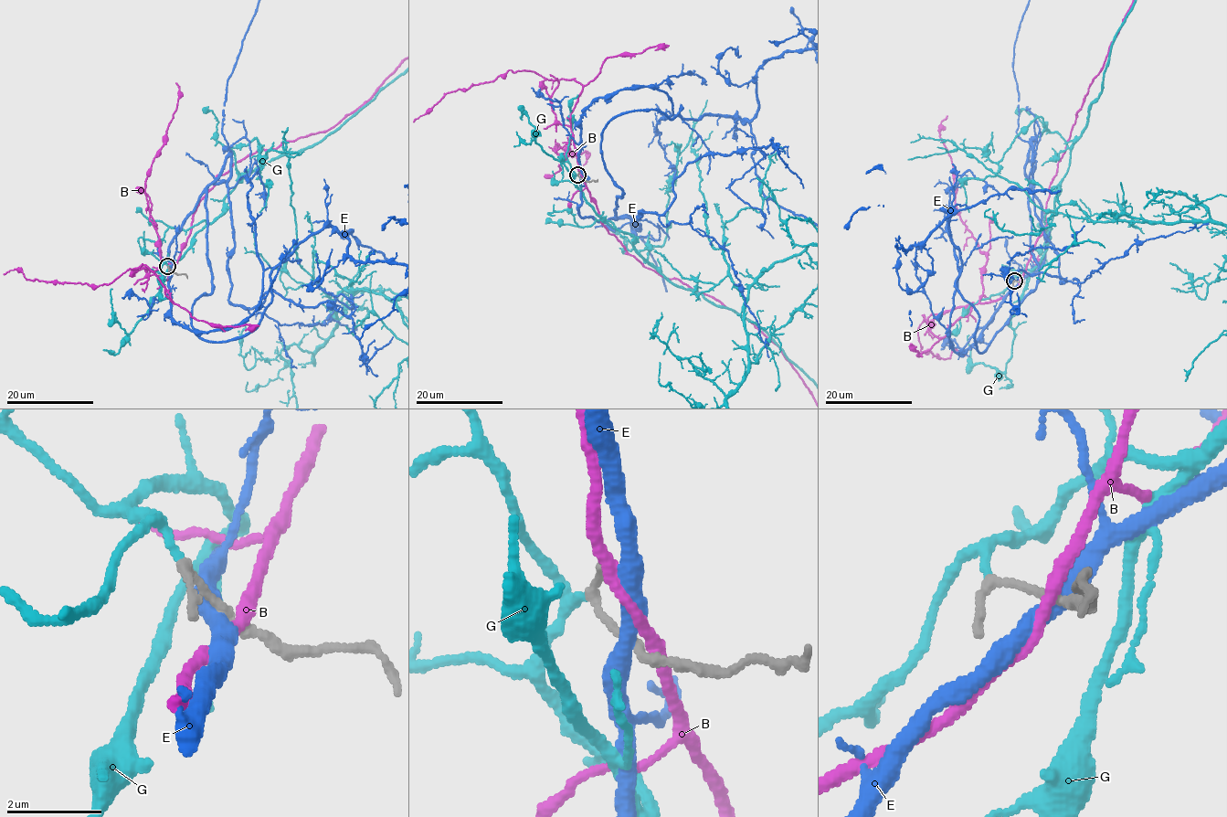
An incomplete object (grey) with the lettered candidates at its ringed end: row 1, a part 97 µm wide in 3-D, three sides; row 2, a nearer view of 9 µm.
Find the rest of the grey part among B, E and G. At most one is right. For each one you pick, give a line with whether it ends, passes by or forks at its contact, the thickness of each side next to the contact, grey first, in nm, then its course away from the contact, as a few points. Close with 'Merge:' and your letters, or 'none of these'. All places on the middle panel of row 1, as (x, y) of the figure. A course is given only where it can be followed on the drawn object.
G: it passes by; 160 nm thick on the grey side, 110 nm on the other
Merge: G

